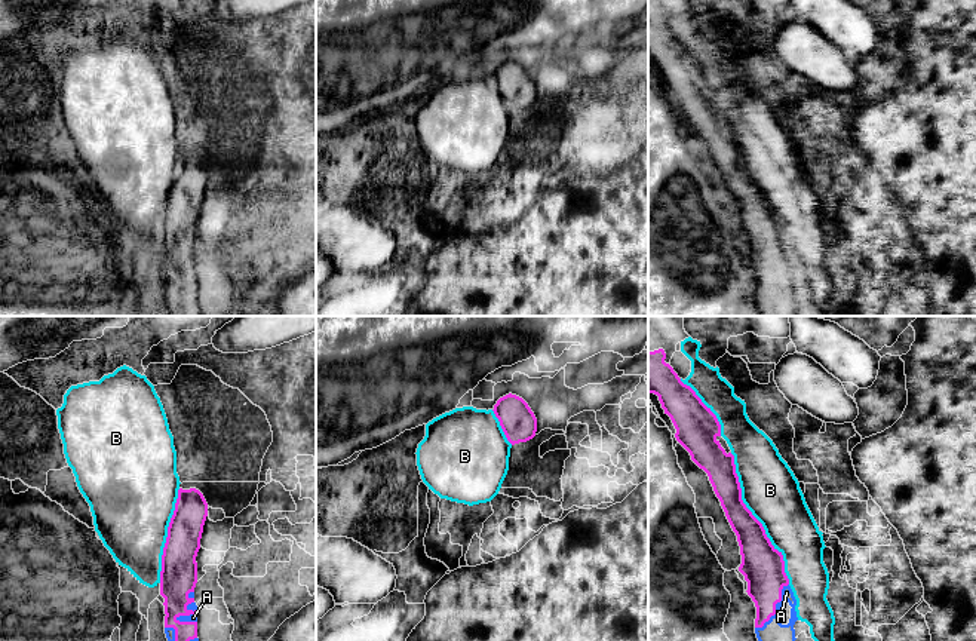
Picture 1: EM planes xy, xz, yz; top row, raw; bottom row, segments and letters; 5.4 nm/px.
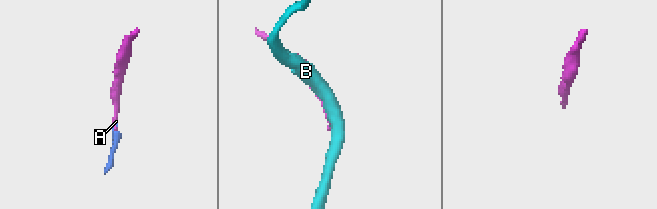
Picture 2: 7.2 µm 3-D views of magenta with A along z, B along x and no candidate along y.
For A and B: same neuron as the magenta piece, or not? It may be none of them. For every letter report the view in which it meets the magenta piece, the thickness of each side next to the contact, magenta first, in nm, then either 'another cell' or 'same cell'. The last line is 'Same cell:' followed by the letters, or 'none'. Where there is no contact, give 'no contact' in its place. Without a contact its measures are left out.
A: yz | 240/190 nm | same cell
B: yz | 220/300 nm | another cell
Same cell: A

